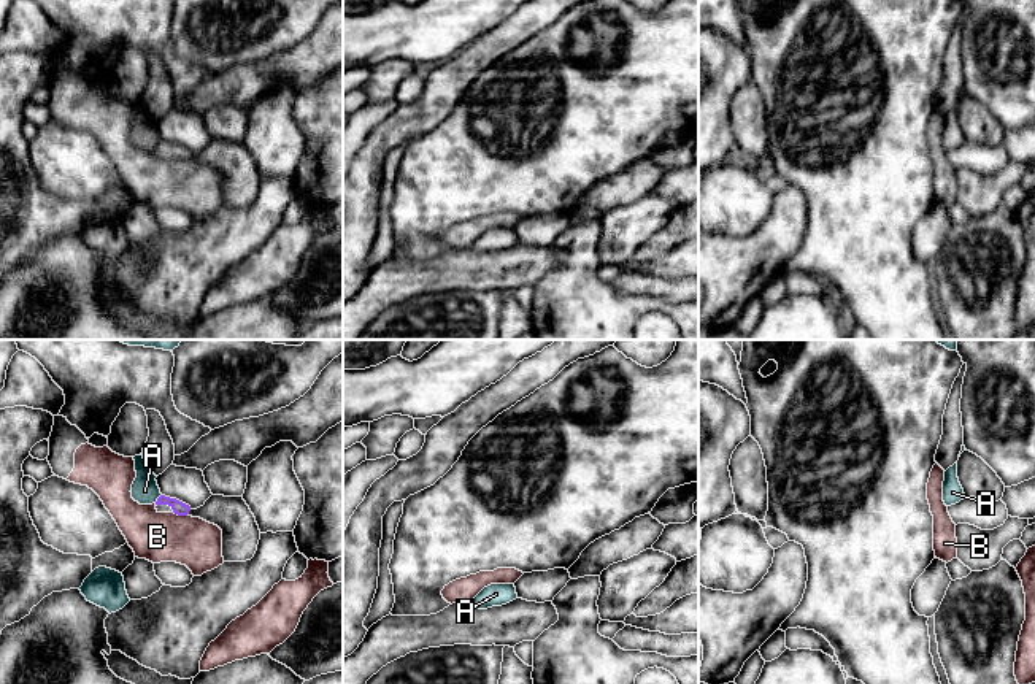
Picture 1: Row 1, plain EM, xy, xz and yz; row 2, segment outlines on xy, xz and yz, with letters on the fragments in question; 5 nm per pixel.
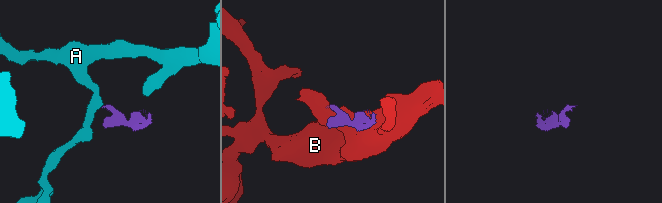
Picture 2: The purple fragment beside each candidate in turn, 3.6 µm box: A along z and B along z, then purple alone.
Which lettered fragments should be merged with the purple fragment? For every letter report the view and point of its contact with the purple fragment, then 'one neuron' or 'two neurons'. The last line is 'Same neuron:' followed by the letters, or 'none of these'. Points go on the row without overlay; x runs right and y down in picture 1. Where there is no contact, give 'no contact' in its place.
A: meets purple in xy at (157, 143); two neurons
B: meets purple in xy at (180, 159); two neurons
Same neuron: none of these

